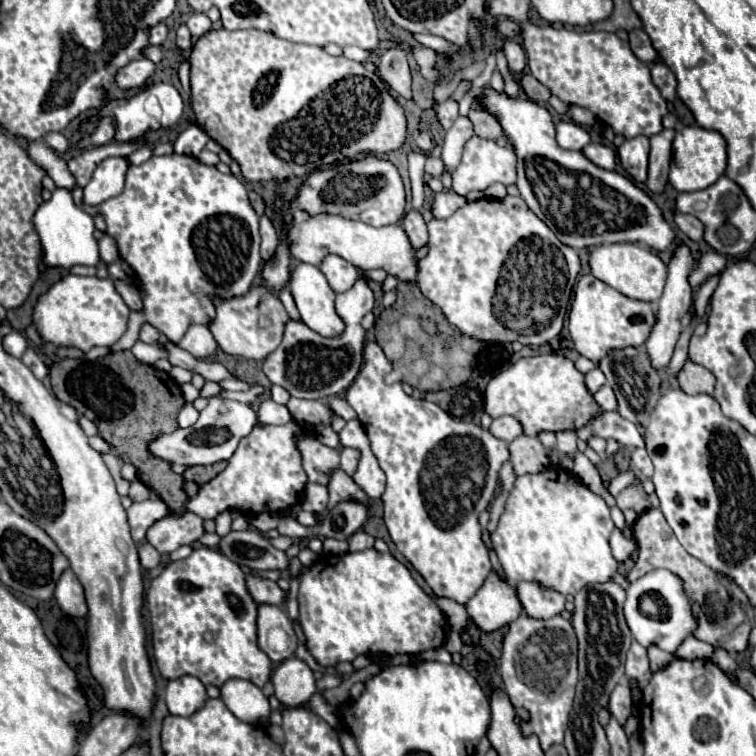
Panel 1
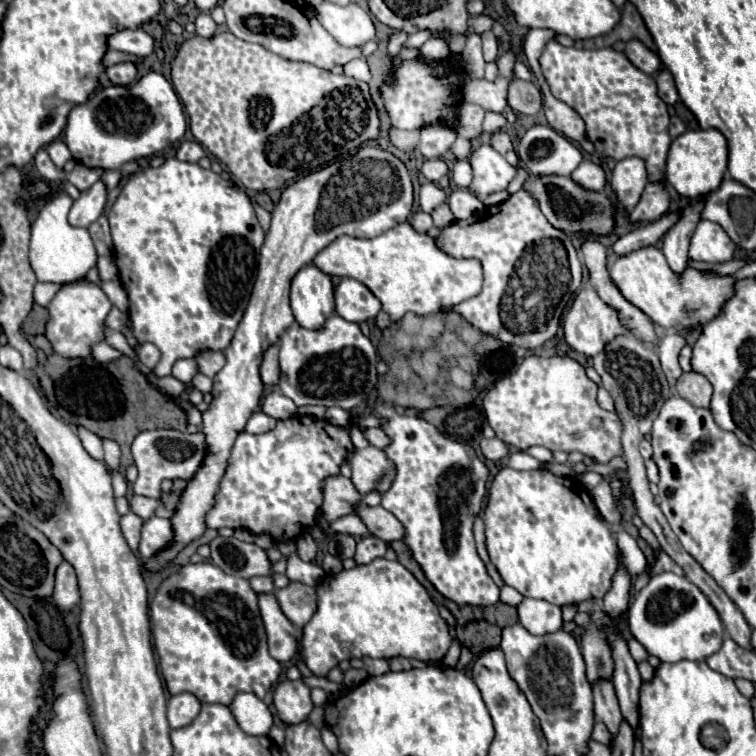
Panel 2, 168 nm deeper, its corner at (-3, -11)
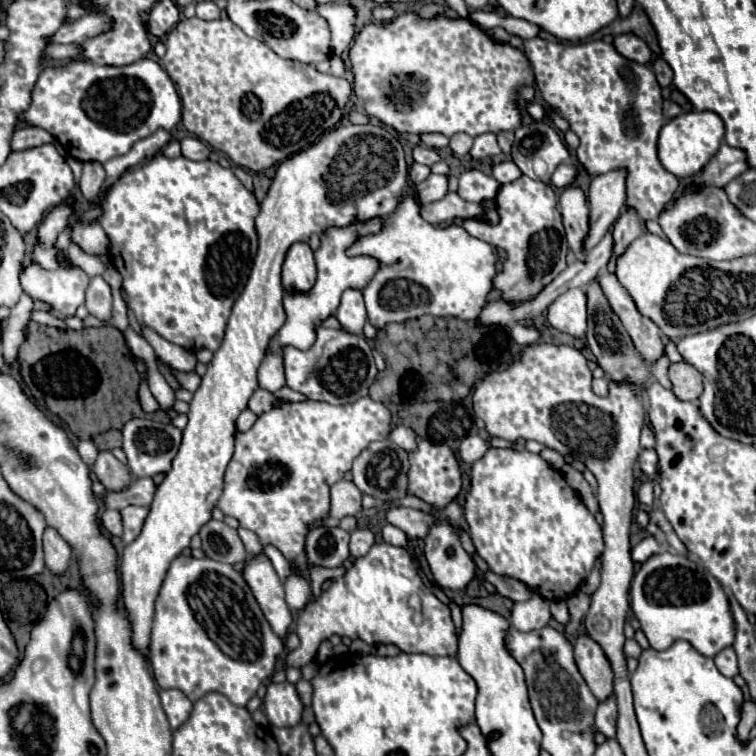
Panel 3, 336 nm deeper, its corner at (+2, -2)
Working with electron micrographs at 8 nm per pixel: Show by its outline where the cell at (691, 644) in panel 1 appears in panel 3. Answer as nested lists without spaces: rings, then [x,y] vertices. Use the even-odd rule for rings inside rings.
[[[731,647],[723,649],[719,655],[715,655],[715,665],[725,677],[735,677],[737,675],[737,655]]]

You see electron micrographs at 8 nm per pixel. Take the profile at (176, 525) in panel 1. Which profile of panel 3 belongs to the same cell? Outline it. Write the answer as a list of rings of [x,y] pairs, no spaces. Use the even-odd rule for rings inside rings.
[[[129,505],[129,507],[119,511],[121,519],[123,519],[123,535],[121,535],[121,539],[125,543],[131,543],[139,535],[139,531],[143,527],[143,519],[147,517],[147,511],[149,511],[147,507],[135,507],[135,505]]]

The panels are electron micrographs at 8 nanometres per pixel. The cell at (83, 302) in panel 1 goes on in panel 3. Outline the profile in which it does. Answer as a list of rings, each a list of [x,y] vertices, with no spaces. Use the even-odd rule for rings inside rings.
[[[37,263],[25,265],[19,281],[29,297],[41,299],[65,315],[75,315],[89,285],[89,277],[79,267],[49,271]]]

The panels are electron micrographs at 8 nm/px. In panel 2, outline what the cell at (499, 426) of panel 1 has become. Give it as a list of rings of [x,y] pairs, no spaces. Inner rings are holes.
[[[484,438],[480,446],[482,446],[482,454],[488,460],[504,460],[506,456],[510,456],[510,446],[500,438],[492,438],[492,440]]]

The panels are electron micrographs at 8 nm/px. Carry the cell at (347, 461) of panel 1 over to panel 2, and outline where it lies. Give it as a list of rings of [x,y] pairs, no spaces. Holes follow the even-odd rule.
[[[366,446],[362,450],[356,450],[352,456],[350,456],[350,466],[352,466],[352,484],[356,486],[356,490],[360,494],[366,494],[366,492],[386,492],[390,488],[390,482],[392,482],[392,462],[384,456],[384,452],[380,452],[380,448],[376,446]]]

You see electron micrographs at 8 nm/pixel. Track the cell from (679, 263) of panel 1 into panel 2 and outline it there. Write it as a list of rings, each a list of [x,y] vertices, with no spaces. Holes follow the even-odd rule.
[[[690,204],[680,222],[668,230],[668,236],[664,236],[664,256],[670,264],[670,268],[680,276],[686,272],[688,264],[690,264],[690,256],[688,256],[688,248],[690,248],[690,236],[698,224],[698,216],[700,216],[700,208],[702,204]]]

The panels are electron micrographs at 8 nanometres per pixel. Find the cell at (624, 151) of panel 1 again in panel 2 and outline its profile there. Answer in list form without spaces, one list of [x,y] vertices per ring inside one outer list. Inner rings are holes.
[[[628,156],[624,160],[618,160],[612,170],[610,182],[618,194],[618,200],[628,210],[632,210],[638,204],[638,200],[644,192],[644,186],[648,182],[644,160],[638,156]]]

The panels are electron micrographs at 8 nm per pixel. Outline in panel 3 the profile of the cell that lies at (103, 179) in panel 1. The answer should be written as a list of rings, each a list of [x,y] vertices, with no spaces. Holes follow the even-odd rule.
[[[59,205],[47,213],[47,217],[37,227],[37,241],[41,247],[49,249],[55,243],[57,235],[67,227],[71,213],[73,211],[69,205]]]

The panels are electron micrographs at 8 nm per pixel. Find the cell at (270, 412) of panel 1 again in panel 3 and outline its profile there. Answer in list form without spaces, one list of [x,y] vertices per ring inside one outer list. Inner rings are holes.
[[[245,409],[245,411],[237,417],[237,421],[235,421],[235,431],[237,431],[237,433],[245,433],[245,431],[255,423],[255,419],[257,419],[257,415],[255,415],[253,411]]]

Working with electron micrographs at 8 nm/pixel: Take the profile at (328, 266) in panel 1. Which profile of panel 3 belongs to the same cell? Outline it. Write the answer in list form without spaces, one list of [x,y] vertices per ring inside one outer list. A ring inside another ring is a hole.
[[[347,289],[341,297],[341,305],[339,305],[335,317],[341,323],[343,331],[353,333],[353,335],[361,335],[363,325],[367,321],[363,293],[355,291],[355,289]]]

